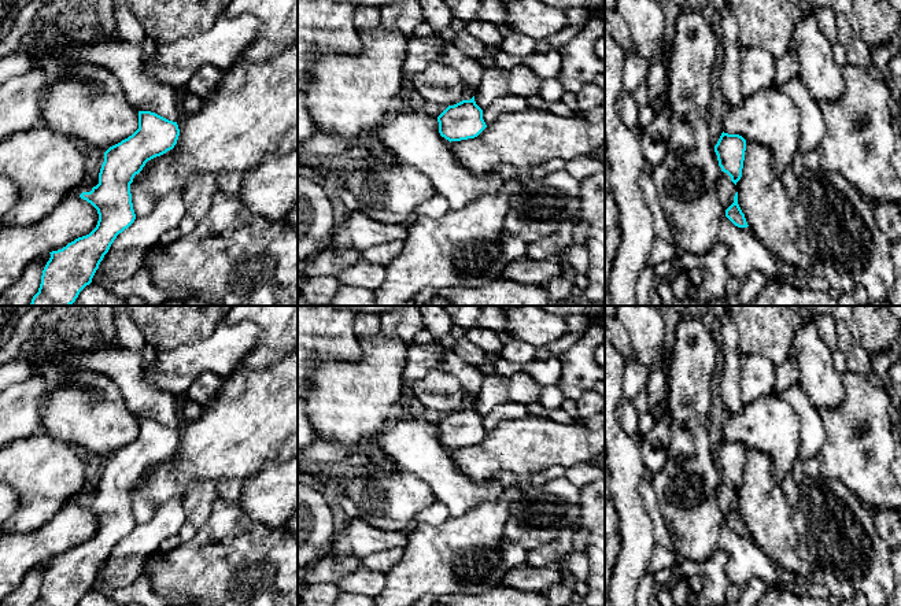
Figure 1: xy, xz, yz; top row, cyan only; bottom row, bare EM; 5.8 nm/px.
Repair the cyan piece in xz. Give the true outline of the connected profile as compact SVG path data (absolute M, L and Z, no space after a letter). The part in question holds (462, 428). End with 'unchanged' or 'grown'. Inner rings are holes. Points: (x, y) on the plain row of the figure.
M474 403L448 413L437 424L437 429L440 443L450 450L474 446L487 435L483 417L476 411Z; unchanged

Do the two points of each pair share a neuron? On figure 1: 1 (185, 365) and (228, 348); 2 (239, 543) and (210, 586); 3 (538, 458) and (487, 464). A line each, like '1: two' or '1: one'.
1: one
2: one
3: one

